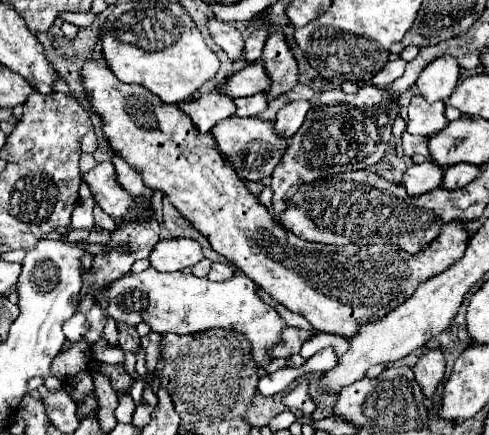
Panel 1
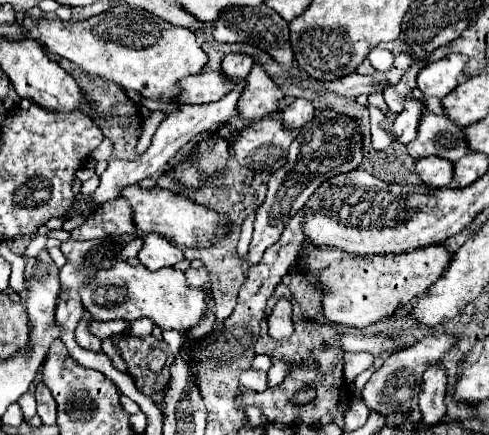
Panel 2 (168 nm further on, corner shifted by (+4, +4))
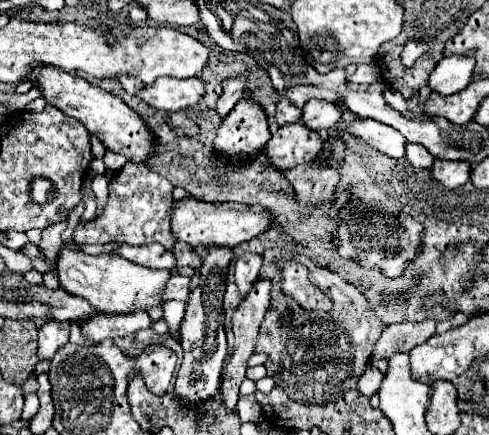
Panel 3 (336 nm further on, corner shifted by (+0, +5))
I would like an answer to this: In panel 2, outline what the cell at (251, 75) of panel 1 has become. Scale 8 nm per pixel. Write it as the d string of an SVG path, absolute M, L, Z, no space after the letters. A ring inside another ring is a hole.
M202 72L196 76L186 76L180 82L182 92L176 96L178 104L208 104L220 100L236 86L244 86L244 82L228 82L226 76L218 72Z

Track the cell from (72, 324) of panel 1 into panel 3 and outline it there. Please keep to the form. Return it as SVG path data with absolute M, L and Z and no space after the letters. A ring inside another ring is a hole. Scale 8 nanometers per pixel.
M136 311L134 315L96 315L82 325L82 333L88 341L102 343L106 339L128 337L150 325L152 321L146 311Z

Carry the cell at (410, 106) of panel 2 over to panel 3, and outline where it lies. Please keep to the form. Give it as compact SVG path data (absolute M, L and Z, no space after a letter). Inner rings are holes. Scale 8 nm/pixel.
M362 119L362 121L354 121L346 127L352 135L356 137L362 137L366 143L370 143L372 147L376 147L378 151L394 157L394 159L400 159L404 157L404 145L406 145L406 137L394 129L394 127L388 127L388 125L382 125L374 119Z

